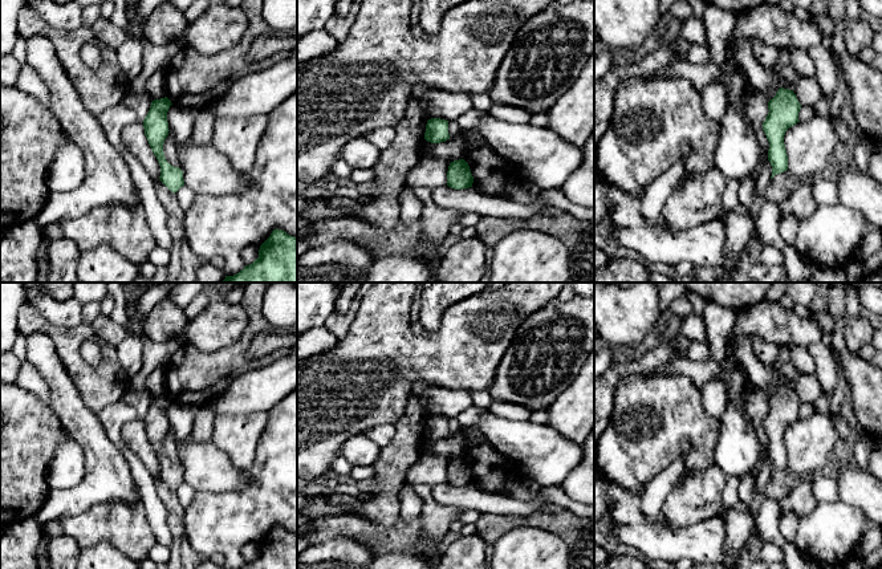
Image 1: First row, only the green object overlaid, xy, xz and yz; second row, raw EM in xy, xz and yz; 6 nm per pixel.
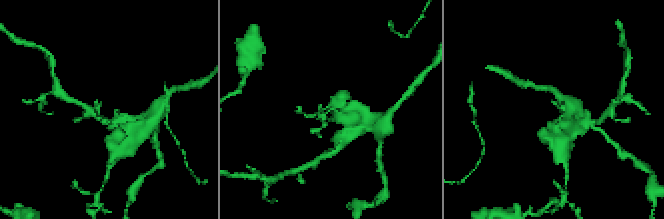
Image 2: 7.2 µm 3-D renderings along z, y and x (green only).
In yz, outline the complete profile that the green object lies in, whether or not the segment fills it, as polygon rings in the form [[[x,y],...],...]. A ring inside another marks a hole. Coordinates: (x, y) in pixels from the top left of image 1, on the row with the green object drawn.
[[[780,88],[768,102],[768,115],[763,130],[769,142],[768,160],[772,166],[771,179],[788,170],[788,155],[784,145],[785,131],[798,121],[801,105],[793,90]]]

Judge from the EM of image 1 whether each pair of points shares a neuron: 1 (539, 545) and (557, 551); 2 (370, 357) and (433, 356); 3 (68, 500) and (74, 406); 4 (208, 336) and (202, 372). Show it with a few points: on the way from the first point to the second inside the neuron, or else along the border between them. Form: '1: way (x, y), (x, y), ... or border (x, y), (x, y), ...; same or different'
1: way (543, 545), (553, 547); same
2: way (386, 357), (417, 357); same
3: way (92, 480), (93, 439), (86, 430); same
4: border (186, 341), (203, 352), (216, 352), (235, 344); different

